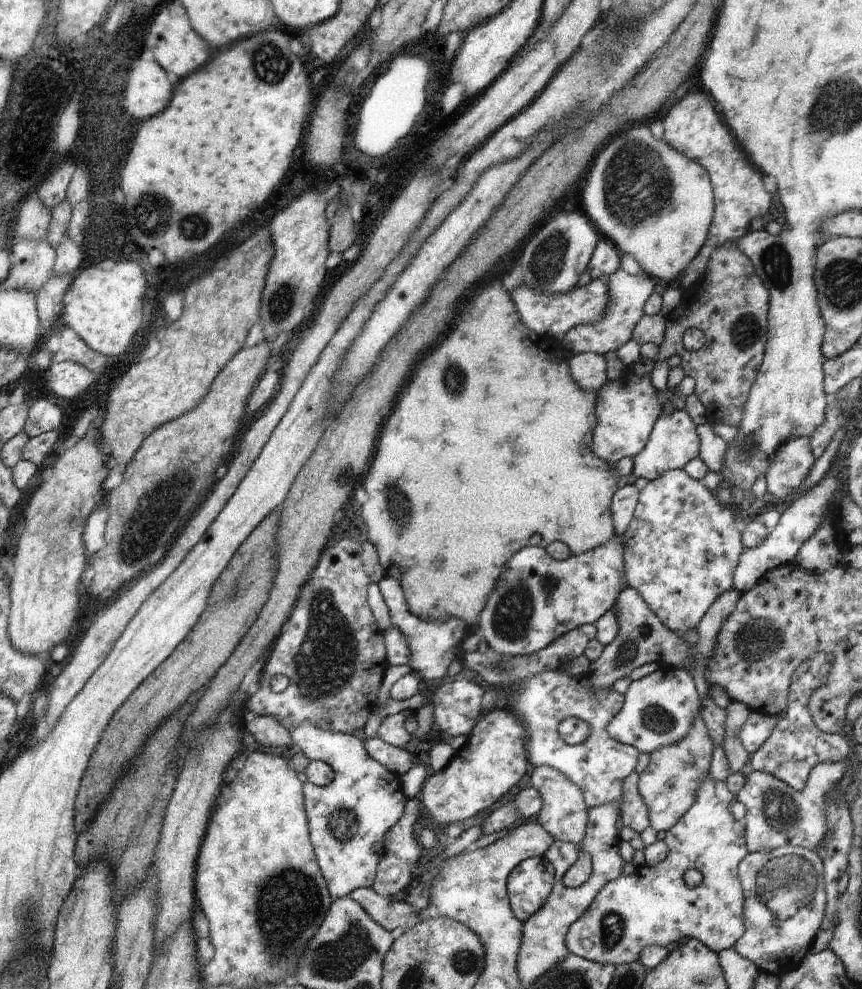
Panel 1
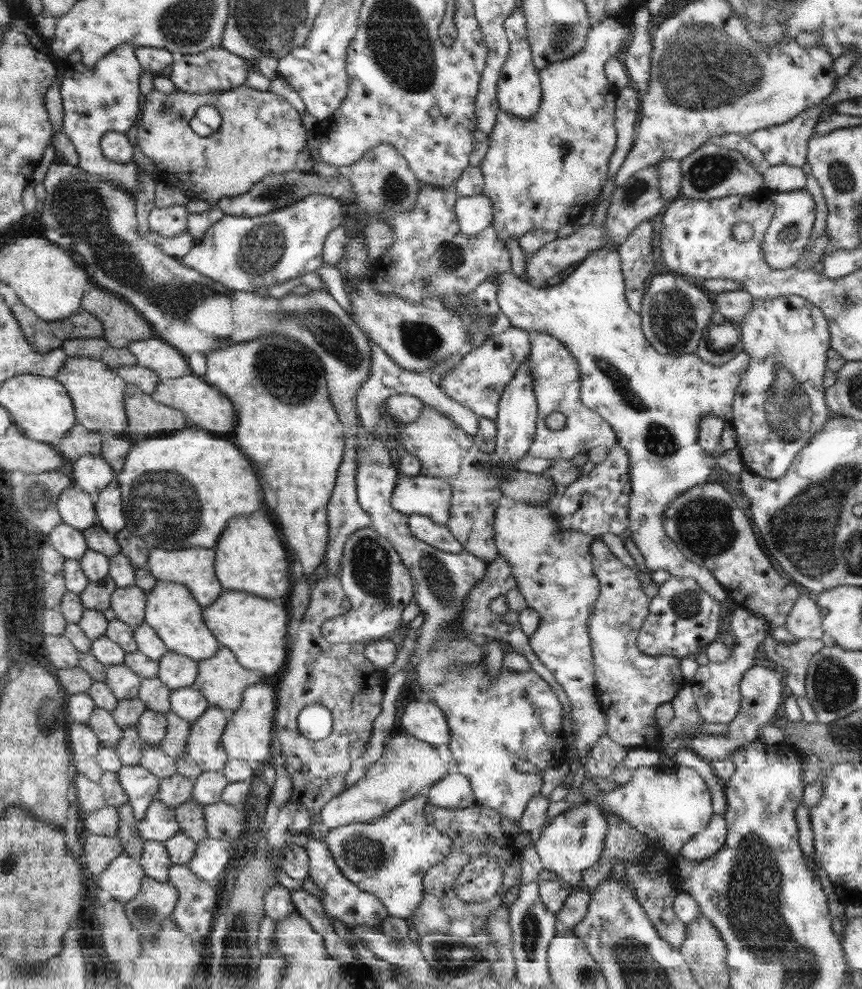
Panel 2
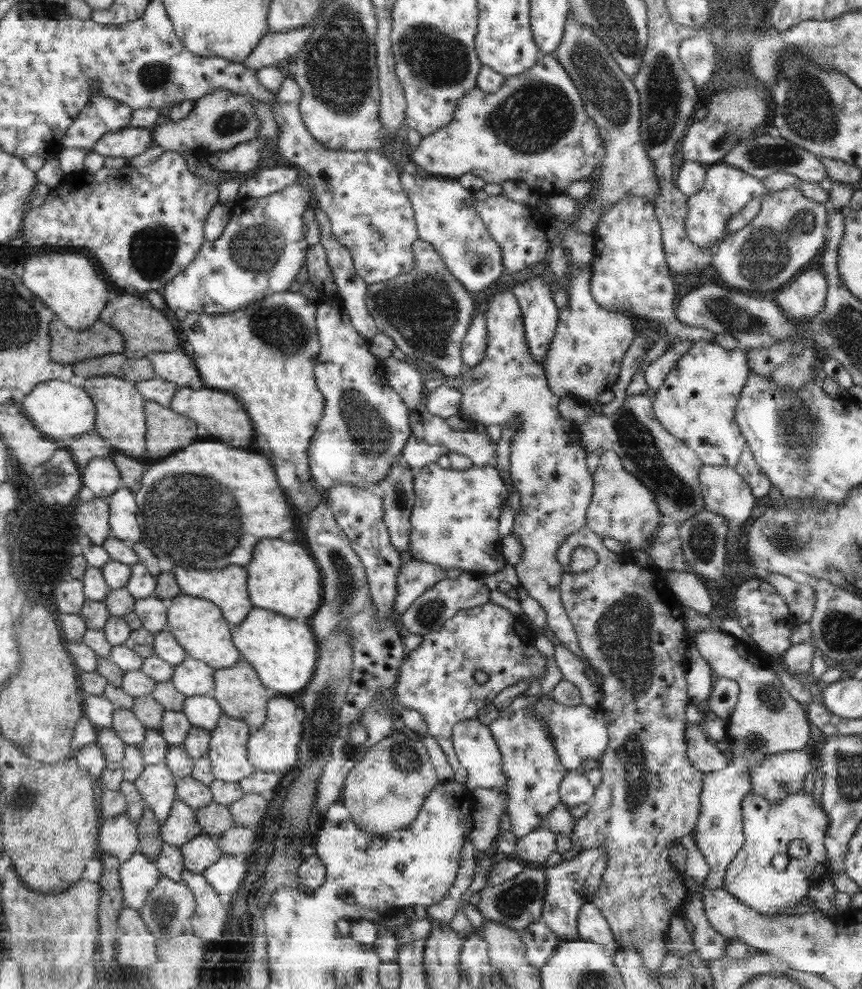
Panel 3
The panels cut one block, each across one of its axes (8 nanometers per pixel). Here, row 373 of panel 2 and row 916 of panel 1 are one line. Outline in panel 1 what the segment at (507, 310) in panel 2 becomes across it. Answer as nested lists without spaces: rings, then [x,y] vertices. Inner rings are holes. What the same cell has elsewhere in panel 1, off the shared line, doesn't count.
[[[709,776],[705,777],[705,780],[700,784],[699,790],[697,791],[696,801],[692,804],[692,807],[680,818],[680,821],[673,827],[668,830],[666,838],[664,839],[665,844],[668,846],[669,854],[662,860],[658,865],[647,867],[643,866],[639,868],[631,876],[621,875],[618,879],[613,879],[611,882],[608,882],[601,890],[598,892],[598,895],[595,897],[595,900],[590,904],[590,907],[579,920],[576,920],[571,928],[568,930],[567,936],[565,937],[564,945],[566,949],[578,957],[587,959],[588,961],[593,961],[601,964],[612,964],[614,967],[625,963],[632,963],[639,960],[640,952],[647,948],[649,945],[659,945],[660,947],[667,947],[672,942],[676,942],[681,938],[691,938],[695,940],[700,940],[701,944],[704,944],[707,948],[710,948],[713,952],[720,953],[725,949],[733,948],[736,945],[736,942],[746,932],[746,928],[743,920],[744,913],[744,894],[741,888],[741,883],[738,875],[738,868],[740,862],[749,854],[747,850],[747,845],[745,842],[745,829],[742,822],[736,821],[732,814],[729,812],[731,805],[736,801],[734,795],[732,795],[728,788],[725,786],[725,782],[715,782]],[[689,869],[697,869],[700,871],[700,874],[704,877],[704,880],[700,886],[697,888],[690,888],[687,886],[684,881],[684,874]]]

